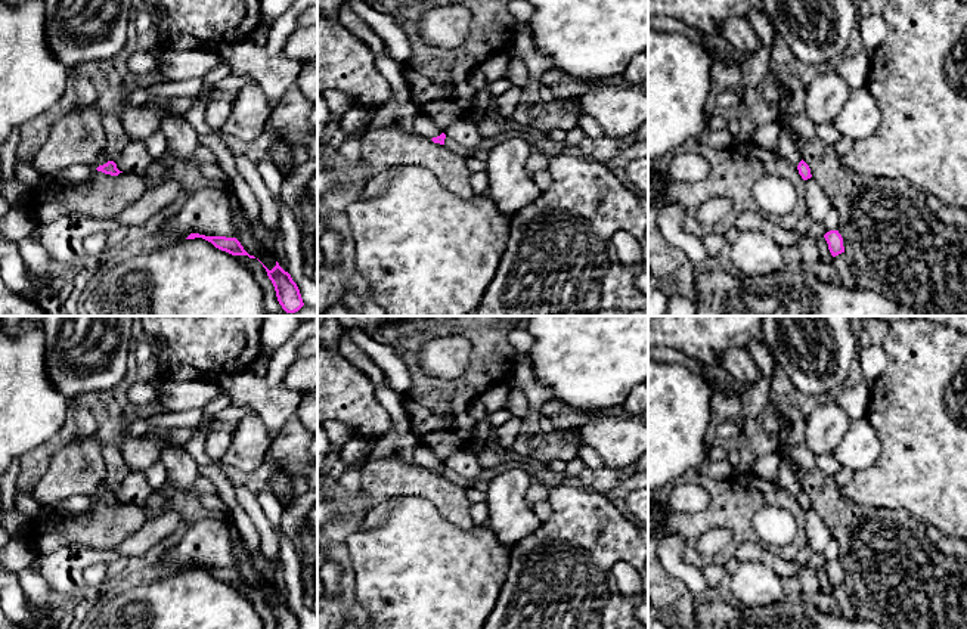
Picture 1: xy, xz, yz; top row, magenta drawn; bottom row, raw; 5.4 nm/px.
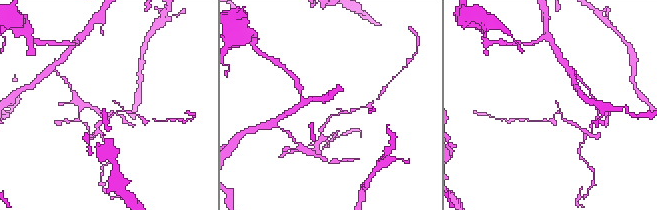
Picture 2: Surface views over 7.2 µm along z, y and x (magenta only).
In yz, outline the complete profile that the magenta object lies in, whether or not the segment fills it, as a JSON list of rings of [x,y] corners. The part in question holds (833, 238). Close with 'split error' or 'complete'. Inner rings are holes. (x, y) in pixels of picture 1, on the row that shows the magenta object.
[[[830,230],[824,235],[827,244],[828,244],[828,250],[831,252],[833,257],[844,252],[844,247],[843,247],[843,238],[839,233],[839,230]]] | complete

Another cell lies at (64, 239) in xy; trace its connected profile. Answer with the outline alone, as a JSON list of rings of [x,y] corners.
[[[165,182],[146,190],[133,205],[111,220],[96,220],[77,211],[63,214],[52,223],[38,224],[32,236],[50,258],[59,260],[71,273],[77,273],[92,261],[84,250],[87,236],[97,232],[109,235],[120,226],[152,224],[176,201],[179,189],[179,183]]]

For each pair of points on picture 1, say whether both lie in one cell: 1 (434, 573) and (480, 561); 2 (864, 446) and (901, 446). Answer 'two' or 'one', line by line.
1: one
2: two

